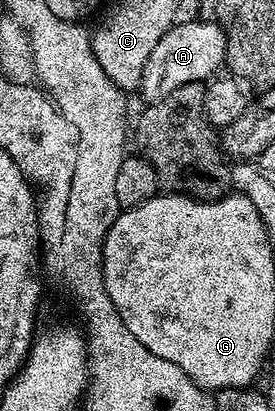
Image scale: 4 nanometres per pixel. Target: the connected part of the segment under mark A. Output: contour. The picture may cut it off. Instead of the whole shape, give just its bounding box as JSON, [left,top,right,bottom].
[138,19,227,102]

